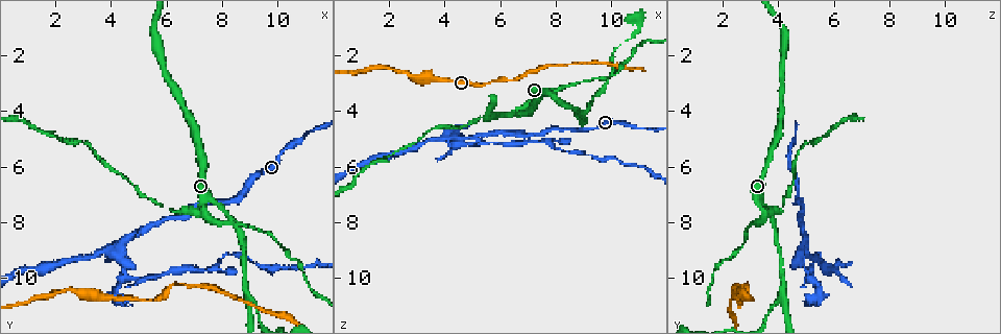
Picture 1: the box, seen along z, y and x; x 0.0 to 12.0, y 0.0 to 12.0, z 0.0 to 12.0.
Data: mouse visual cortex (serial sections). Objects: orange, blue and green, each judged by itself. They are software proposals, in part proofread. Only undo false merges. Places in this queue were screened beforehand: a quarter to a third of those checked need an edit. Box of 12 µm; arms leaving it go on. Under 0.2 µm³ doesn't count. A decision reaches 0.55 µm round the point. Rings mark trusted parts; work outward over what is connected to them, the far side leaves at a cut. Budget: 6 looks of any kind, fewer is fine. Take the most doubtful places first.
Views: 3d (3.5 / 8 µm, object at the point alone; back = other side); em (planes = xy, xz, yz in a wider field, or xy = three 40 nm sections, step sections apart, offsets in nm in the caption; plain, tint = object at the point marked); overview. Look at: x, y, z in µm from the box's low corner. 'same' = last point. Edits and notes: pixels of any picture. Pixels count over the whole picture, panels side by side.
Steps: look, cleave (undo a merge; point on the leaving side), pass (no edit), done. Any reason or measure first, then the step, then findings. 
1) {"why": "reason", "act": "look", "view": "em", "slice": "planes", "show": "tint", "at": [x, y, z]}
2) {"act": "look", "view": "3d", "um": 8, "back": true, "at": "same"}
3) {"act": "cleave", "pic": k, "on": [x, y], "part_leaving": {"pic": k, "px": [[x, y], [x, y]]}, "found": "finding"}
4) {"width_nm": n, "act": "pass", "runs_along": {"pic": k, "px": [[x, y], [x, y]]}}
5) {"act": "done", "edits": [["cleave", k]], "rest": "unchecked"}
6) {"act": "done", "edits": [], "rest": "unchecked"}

{"why": "a fork", "act": "look", "view": "em", "slice": "xy", "step": 3, "show": "tint", "at": [8.9, 10.6, 4.2]}

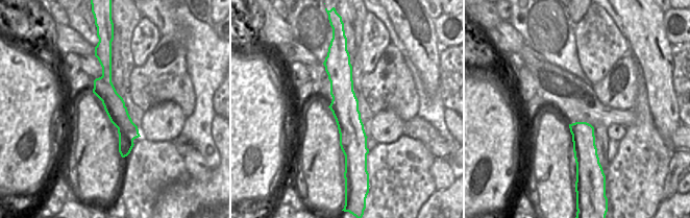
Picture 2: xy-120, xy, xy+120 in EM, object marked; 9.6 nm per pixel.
{"act": "look", "view": "3d", "um": 3.5, "back": true, "at": "same"}

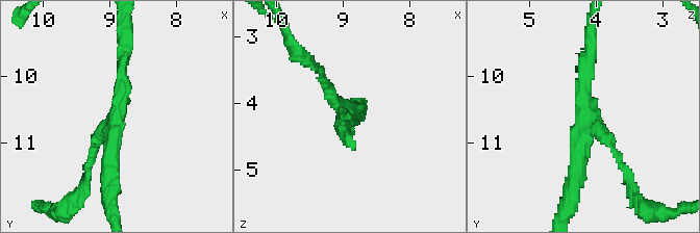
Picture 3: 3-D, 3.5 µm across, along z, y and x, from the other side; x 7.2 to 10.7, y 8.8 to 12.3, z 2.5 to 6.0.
{"width_nm": 260, "act": "cleave", "pic": 3, "on": [90, 161], "part_leaving": {"pic": 3, "px": [[100, 131], [88, 185], [65, 208]]}, "found": "two cells meet here"}

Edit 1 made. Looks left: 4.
{"why": "side arm on a straight run", "act": "look", "view": "3d", "um": 8, "back": true, "at": [7.3, 7.6, 3.5]}

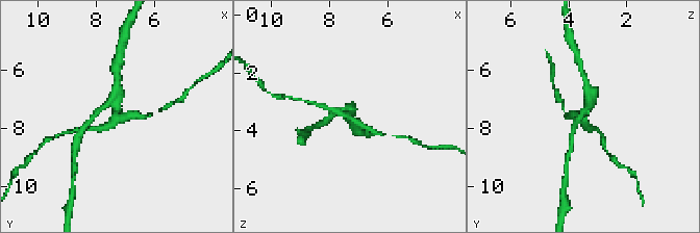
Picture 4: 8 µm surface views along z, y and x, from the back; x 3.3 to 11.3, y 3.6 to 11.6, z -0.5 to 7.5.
{"why": "closer look", "act": "look", "view": "3d", "um": 3.5, "at": [7.3, 7.7, 3.5]}

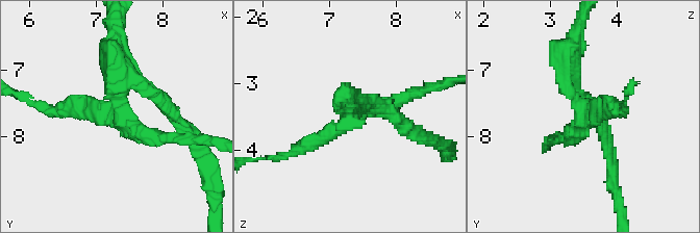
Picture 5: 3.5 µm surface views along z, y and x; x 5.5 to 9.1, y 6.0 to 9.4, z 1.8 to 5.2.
{"arms": 3, "arm_widths_nm": [200, 250, 300], "act": "look", "view": "em", "slice": "xy", "step": 1, "show": "tint", "at": [7.30, 7.70, 3.50]}

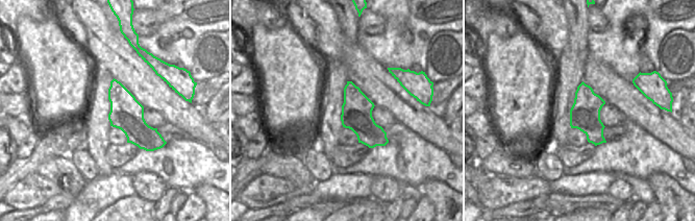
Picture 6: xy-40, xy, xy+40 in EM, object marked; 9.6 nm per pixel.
{"act": "cleave", "pic": 5, "on": [323, 137], "part_leaving": {"pic": 5, "px": [[115, 94], [118, 113], [53, 110]]}, "found": "two cells meet here"}

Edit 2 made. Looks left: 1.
{"act": "done", "edits": [["cleave", 3], ["cleave", 5]], "rest": "unchecked"}

